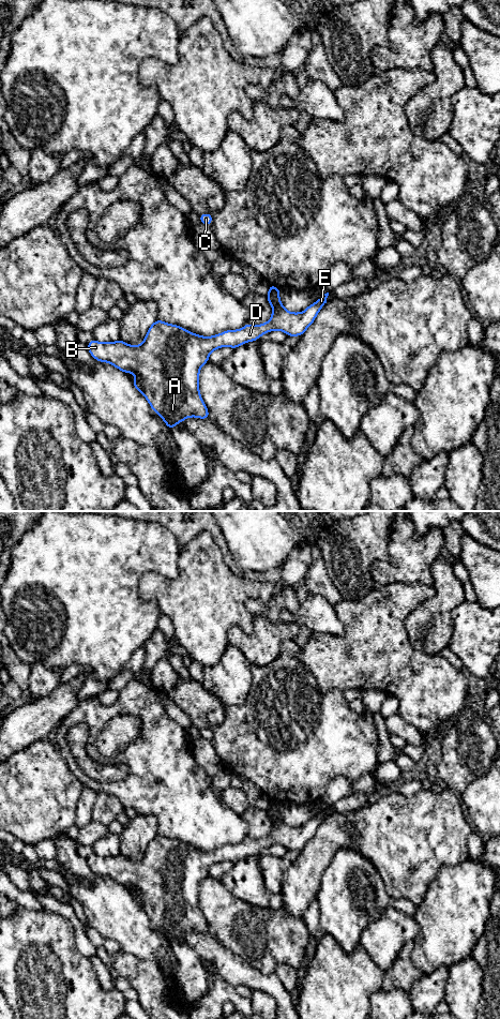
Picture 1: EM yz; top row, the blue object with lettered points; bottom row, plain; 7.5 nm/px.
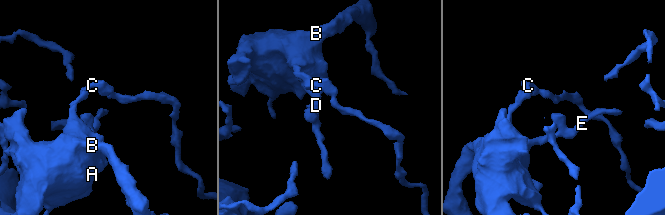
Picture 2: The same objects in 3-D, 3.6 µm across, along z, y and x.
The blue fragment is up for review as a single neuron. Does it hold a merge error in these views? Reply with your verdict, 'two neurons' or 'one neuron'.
one neuron

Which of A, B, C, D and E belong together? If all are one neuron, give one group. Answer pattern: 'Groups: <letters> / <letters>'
Groups: A B C D E

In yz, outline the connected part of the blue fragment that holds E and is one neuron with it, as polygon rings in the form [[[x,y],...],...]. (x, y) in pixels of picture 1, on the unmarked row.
[[[269,799],[269,807],[266,810],[273,822],[269,836],[258,840],[246,838],[239,844],[227,844],[214,851],[201,851],[188,846],[178,839],[167,838],[160,834],[155,835],[149,842],[143,856],[138,860],[128,859],[122,854],[117,856],[101,857],[92,854],[87,858],[90,869],[100,876],[108,876],[124,887],[136,888],[134,901],[148,914],[152,925],[156,927],[166,938],[170,945],[177,938],[181,938],[187,931],[210,933],[207,920],[199,906],[199,885],[209,876],[209,869],[217,863],[229,860],[236,864],[240,859],[257,855],[262,849],[282,844],[288,851],[301,851],[314,837],[317,828],[327,818],[329,807],[321,809],[321,812],[306,822],[301,827],[287,825],[279,814],[279,804]]]

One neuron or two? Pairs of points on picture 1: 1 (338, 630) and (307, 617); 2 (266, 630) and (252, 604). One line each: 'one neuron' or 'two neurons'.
1: one neuron
2: two neurons

